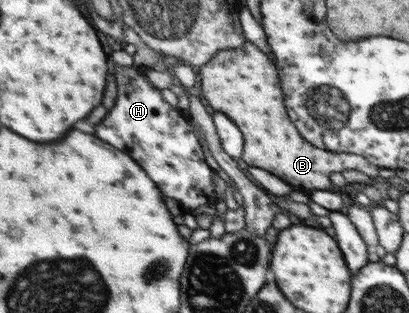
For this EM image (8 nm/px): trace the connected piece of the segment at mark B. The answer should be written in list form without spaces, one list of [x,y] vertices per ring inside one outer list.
[[[249,41],[239,48],[216,52],[207,64],[198,67],[196,92],[206,106],[218,113],[226,113],[232,123],[242,131],[244,151],[241,162],[246,163],[290,183],[294,189],[332,189],[328,175],[334,171],[356,169],[369,178],[377,178],[378,168],[364,157],[351,153],[332,153],[318,149],[288,121],[278,85],[274,65]]]

